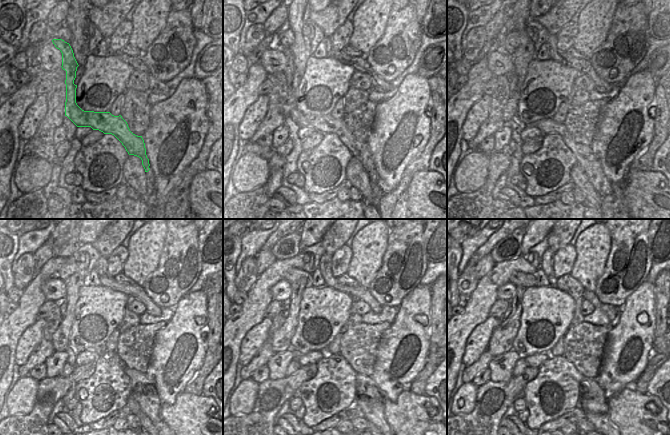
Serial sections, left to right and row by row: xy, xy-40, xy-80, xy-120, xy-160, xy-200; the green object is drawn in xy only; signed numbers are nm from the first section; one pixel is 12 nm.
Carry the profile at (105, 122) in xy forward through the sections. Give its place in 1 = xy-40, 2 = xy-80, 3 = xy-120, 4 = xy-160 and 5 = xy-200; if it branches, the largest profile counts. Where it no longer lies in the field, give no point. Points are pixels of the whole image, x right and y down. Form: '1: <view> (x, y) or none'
1: xy-40 (327, 124)
2: xy-80 (585, 157)
3: xy-120 (143, 392)
4: xy-160 (369, 401)
5: xy-200 (593, 400)

